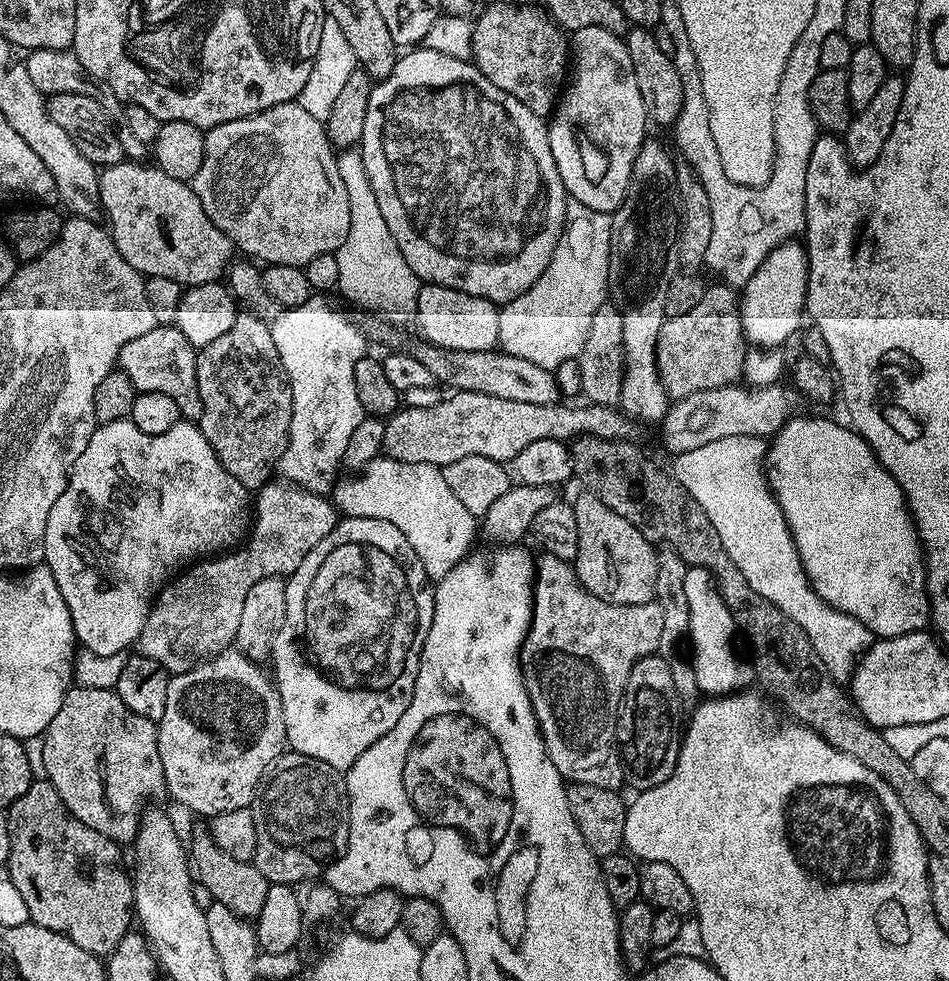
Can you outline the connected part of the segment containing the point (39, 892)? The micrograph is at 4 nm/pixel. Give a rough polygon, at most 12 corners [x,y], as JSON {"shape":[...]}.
{"shape":[[47,778],[6,811],[29,921],[111,956],[134,924],[121,845]]}

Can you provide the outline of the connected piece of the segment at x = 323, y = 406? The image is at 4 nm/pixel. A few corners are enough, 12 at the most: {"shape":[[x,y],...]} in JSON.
{"shape":[[313,298],[271,321],[292,387],[287,483],[328,496],[366,419],[366,337]]}

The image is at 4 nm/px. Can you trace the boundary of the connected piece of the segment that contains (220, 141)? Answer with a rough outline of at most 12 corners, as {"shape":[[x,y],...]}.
{"shape":[[300,103],[205,131],[190,182],[245,257],[336,252],[350,205]]}

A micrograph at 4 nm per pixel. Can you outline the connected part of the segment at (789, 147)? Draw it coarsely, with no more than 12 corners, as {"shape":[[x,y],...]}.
{"shape":[[674,132],[712,192],[704,264],[743,286],[803,233],[814,144],[780,144],[776,180],[720,180],[708,132]]}

